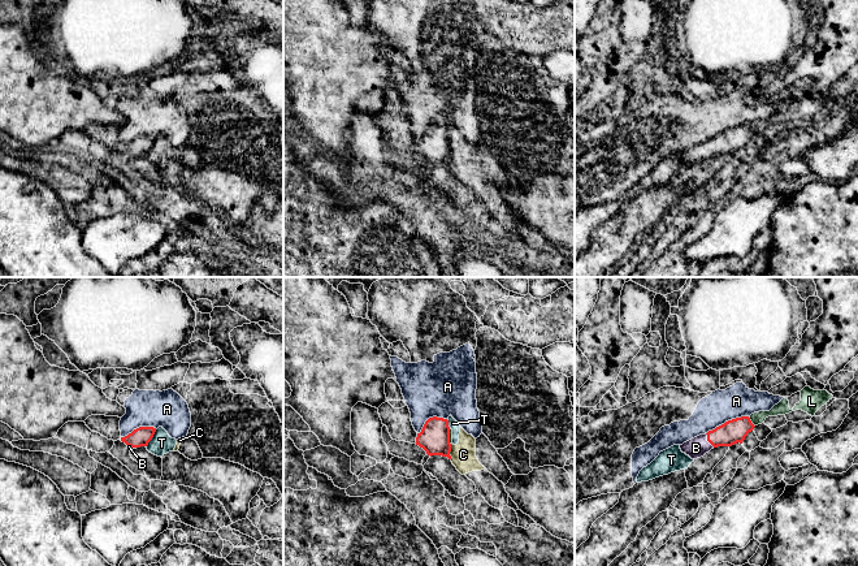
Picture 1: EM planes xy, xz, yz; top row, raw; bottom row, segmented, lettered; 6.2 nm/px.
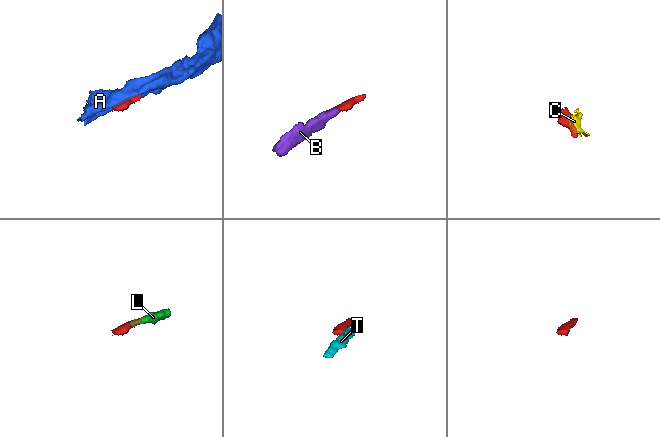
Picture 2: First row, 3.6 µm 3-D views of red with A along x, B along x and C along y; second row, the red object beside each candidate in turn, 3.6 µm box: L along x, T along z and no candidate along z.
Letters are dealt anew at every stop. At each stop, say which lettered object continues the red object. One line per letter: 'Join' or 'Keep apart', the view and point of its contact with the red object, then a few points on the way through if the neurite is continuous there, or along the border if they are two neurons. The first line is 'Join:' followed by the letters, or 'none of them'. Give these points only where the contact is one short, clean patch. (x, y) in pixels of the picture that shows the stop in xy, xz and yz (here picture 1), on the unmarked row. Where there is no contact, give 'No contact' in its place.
Join: B, L
A: Keep apart. Touches red at yz (728, 129)
B: Join. Touches red at yz (707, 148). Path across: yz (733, 139), (707, 148), (696, 156)
C: Keep apart. Touches red at xz (450, 152). Boundary: xz (449, 137), (451, 167)
L: Join. Touches red at yz (750, 130). Path across: yz (733, 139), (750, 130), (783, 116)
T: Keep apart. Touches red at xy (151, 147). Boundary: xy (156, 138), (146, 155)

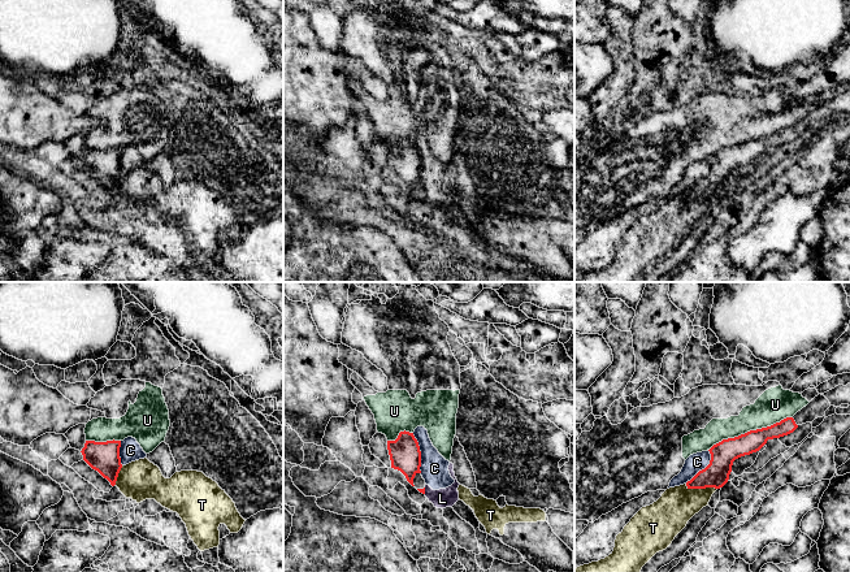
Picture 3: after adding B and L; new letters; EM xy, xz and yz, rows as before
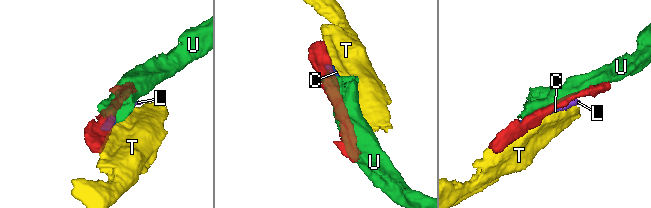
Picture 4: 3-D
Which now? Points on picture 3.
Join: none of them
C: Keep apart. Touches red at xz (420, 161)
L: Keep apart. Touches red at xz (424, 199). Boundary: xz (424, 196), (425, 202)
T: Keep apart. Touches red at yz (701, 196)
U: Keep apart. Touches red at yz (750, 139)

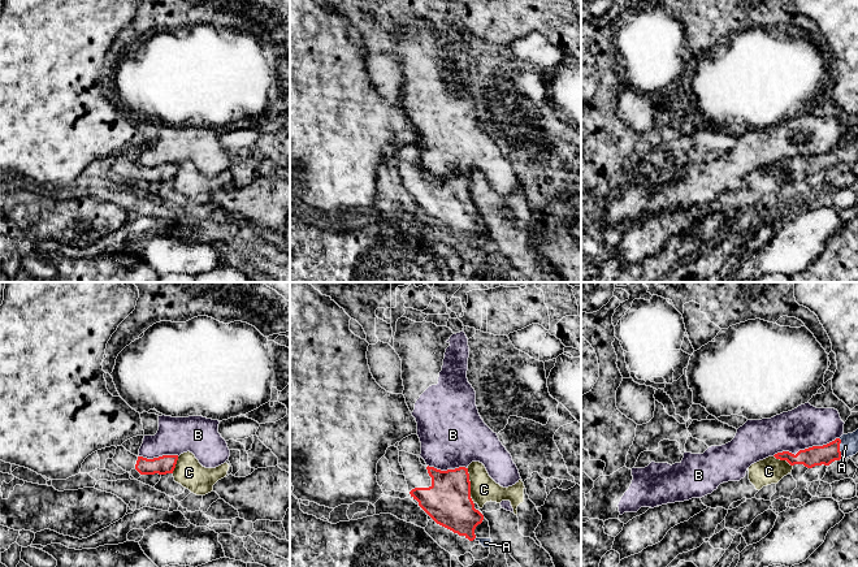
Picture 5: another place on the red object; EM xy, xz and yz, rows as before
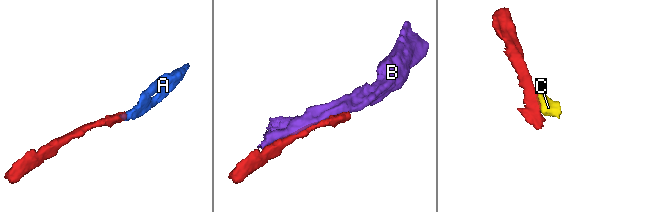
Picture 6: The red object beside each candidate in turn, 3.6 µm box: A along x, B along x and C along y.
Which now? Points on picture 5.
Join: A
A: Join. Touches red at yz (839, 156). Path across: yz (817, 164), (827, 163), (839, 156), (849, 151)
B: Keep apart. Touches red at yz (805, 158)
C: Keep apart. Touches red at xz (469, 195). Boundary: xz (467, 177), (473, 212)

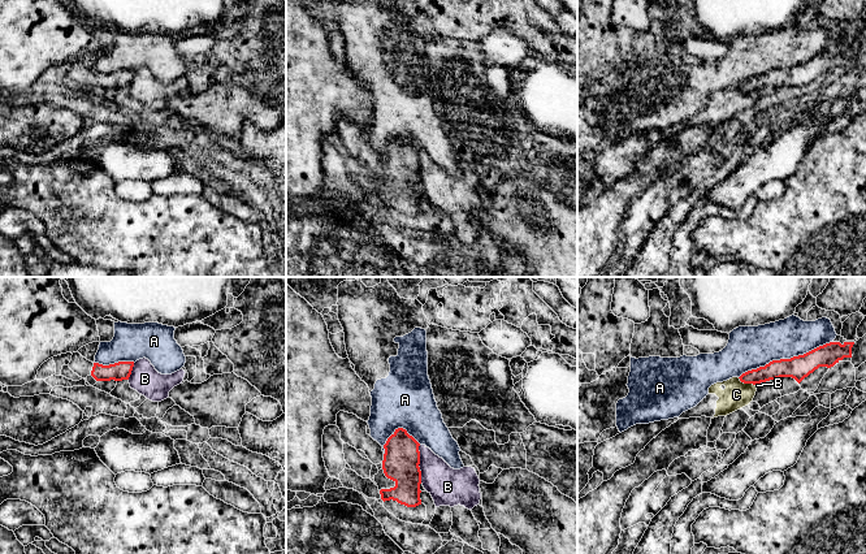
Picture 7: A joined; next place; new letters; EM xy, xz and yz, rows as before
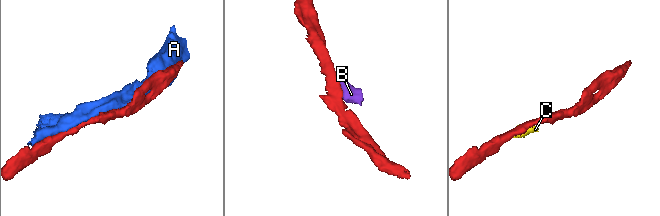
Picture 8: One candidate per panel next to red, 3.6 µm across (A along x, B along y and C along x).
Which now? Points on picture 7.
Join: none of them
A: Keep apart. Touches red at yz (786, 68)
B: Keep apart. Touches red at xz (419, 172). Boundary: xz (419, 154), (421, 191)
C: Keep apart. Touches red at yz (747, 91). Boundary: yz (737, 86), (744, 91), (754, 94)

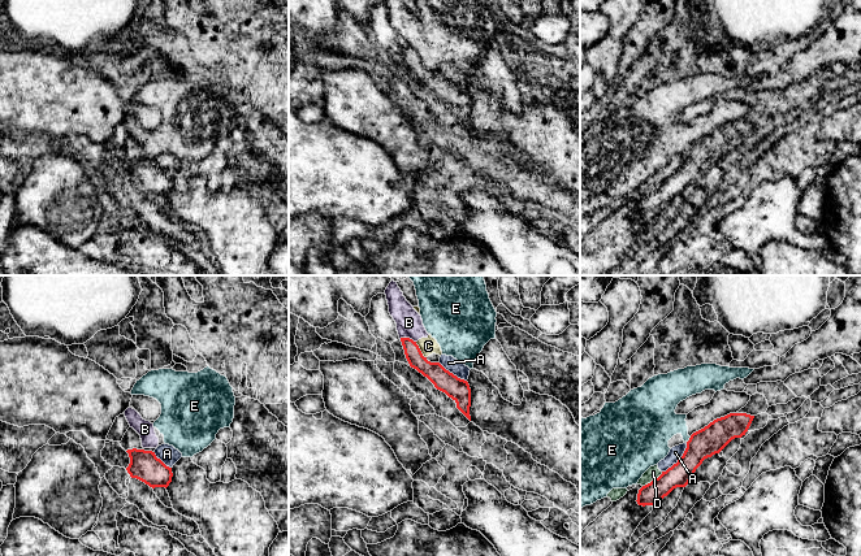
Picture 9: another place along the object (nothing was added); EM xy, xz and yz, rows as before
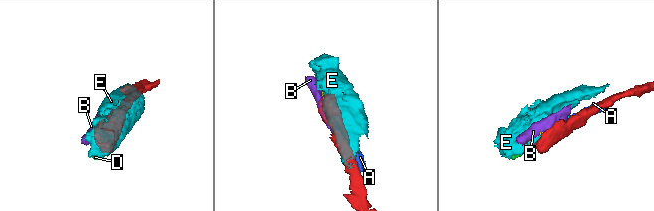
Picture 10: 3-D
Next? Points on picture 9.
Join: none of them
A: Keep apart. Touches red at yz (679, 168)
B: Keep apart. Touches red at xz (407, 47). Boundary: xz (399, 47), (411, 47), (415, 51)
C: Keep apart. Touches red at xz (419, 59). Boundary: xz (415, 51), (425, 66)
D: Keep apart. Touches red at yz (652, 190). Boundary: yz (662, 181), (643, 195)
E: Keep apart. Touches red at yz (689, 148). Boundary: yz (691, 146), (687, 151)

